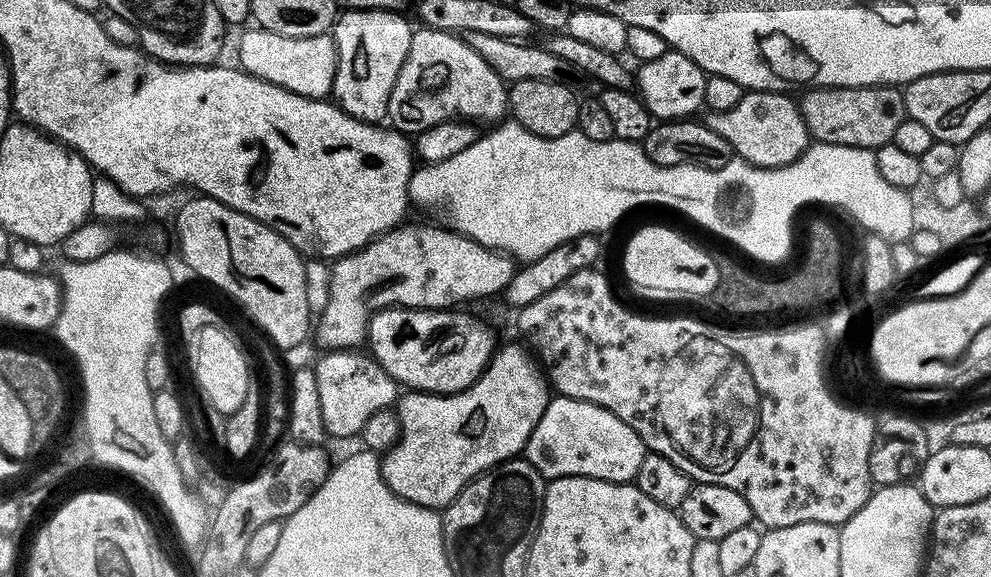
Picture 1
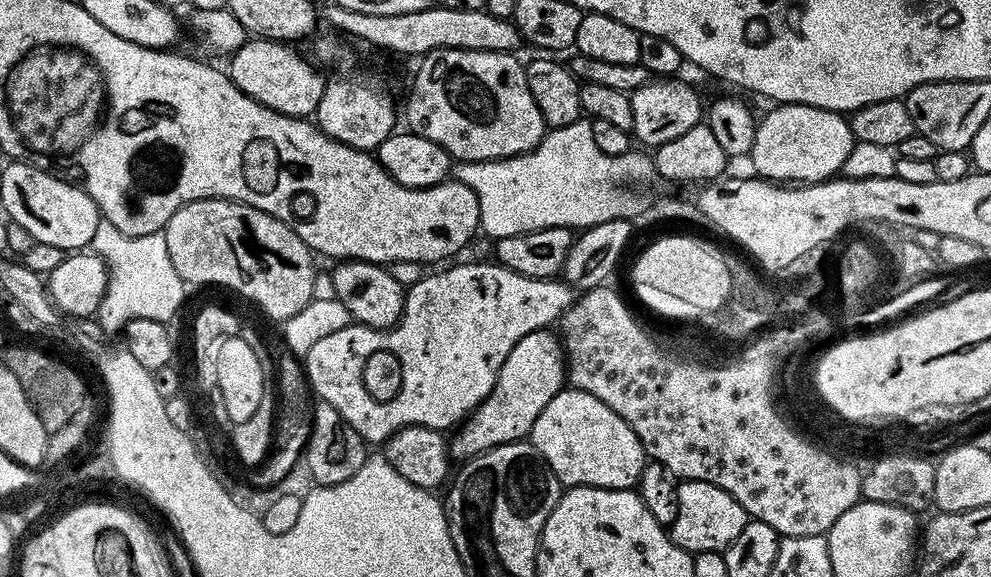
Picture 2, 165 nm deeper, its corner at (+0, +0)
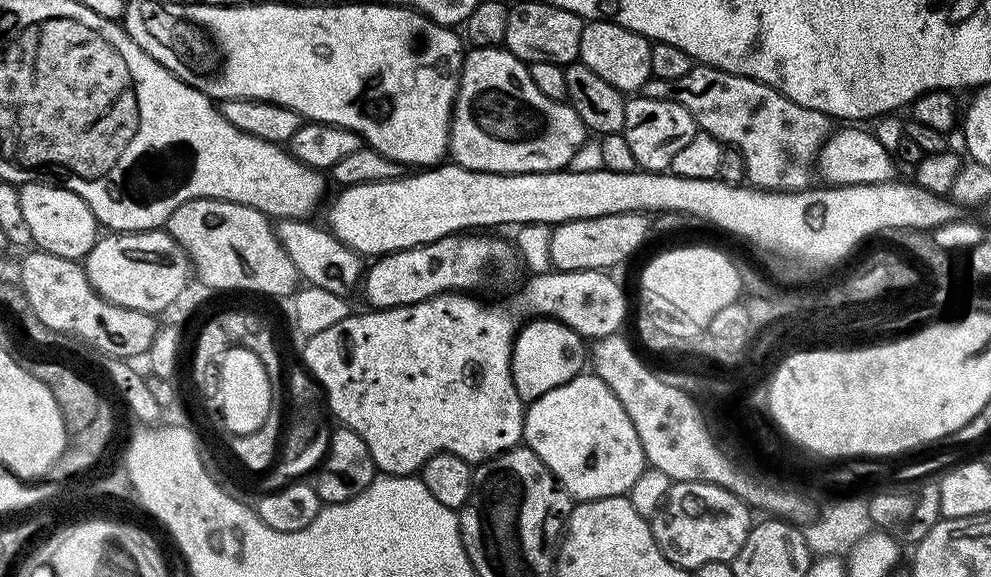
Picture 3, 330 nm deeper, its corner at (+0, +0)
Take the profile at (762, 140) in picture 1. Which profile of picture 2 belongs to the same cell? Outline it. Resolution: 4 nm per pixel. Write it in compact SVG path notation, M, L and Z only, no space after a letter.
M779 104L757 121L754 144L748 155L755 172L771 183L823 183L844 167L856 143L851 123L839 112L809 104Z

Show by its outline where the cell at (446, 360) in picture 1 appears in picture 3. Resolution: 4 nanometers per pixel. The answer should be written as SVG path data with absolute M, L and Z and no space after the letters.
M277 219L274 227L278 242L290 254L290 262L294 262L294 270L297 277L305 285L322 290L330 290L330 294L338 294L347 297L348 292L357 291L362 280L362 257L359 252L354 251L350 246L343 244L334 233L328 231L327 227L316 224L308 224L307 219L303 220L282 220Z

